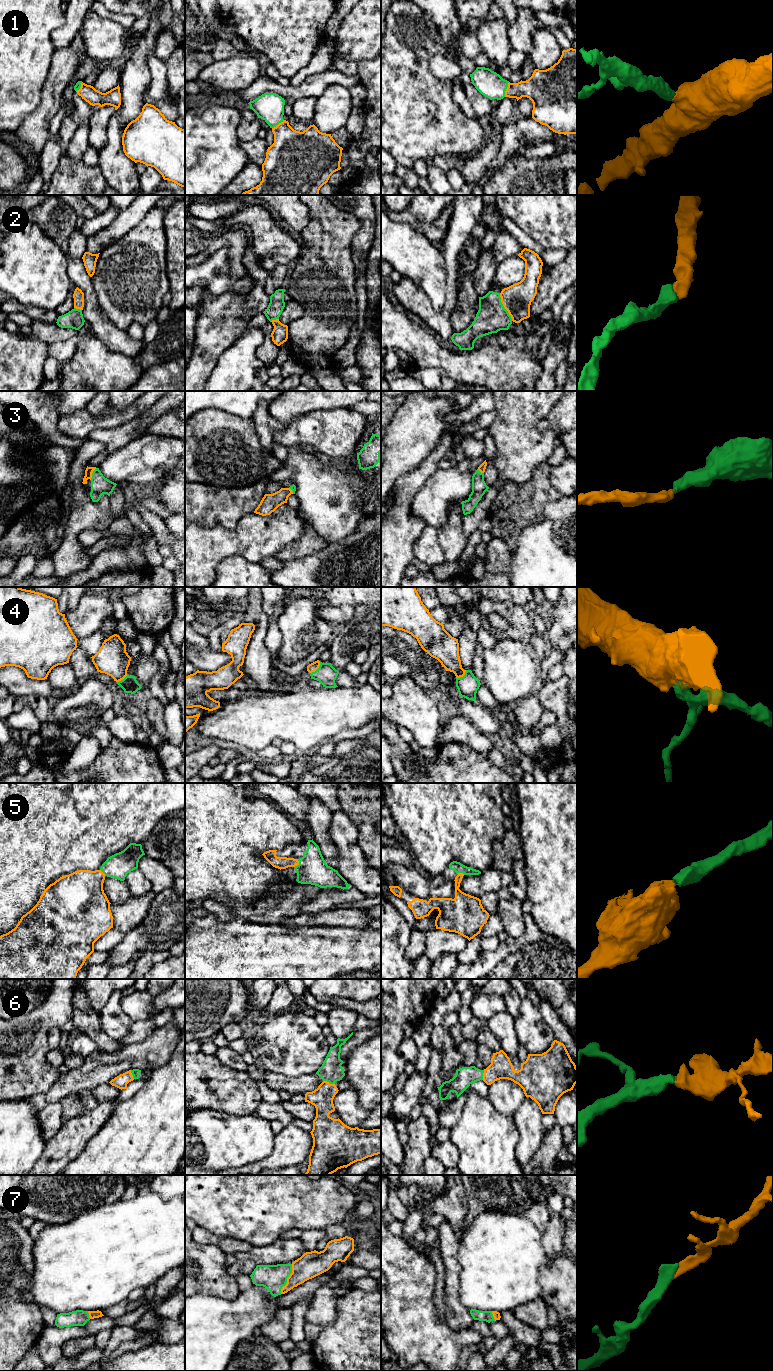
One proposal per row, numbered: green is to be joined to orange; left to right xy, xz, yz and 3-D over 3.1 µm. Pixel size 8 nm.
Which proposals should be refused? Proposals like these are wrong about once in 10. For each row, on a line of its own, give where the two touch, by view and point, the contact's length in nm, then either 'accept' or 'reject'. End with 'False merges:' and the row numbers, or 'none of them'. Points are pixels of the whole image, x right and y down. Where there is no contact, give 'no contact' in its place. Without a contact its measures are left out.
1: meets orange in yz at (506, 89); contact 130 nm long; accept
2: meets orange in yz at (504, 307); contact 240 nm long; accept
3: meets orange in xy at (91, 474); contact 110 nm long; accept
4: meets orange in xz at (316, 669); contact 130 nm long; accept
5: meets orange in xz at (297, 864); contact 70 nm long; accept
6: meets orange in xz at (328, 1082); contact 90 nm long; accept
7: meets orange in xz at (287, 1279); contact 260 nm long; accept
False merges: none of them

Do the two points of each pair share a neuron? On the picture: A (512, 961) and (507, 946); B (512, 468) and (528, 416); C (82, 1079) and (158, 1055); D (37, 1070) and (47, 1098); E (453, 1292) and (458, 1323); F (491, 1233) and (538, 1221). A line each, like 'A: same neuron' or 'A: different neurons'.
A: different neurons
B: same neuron
C: same neuron
D: different neurons
E: same neuron
F: different neurons

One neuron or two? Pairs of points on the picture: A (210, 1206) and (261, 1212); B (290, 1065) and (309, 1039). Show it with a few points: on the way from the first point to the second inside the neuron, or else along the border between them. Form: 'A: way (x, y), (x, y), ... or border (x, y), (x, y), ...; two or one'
A: way (223, 1206), (248, 1206); one
B: way (290, 1059), (303, 1045); one

